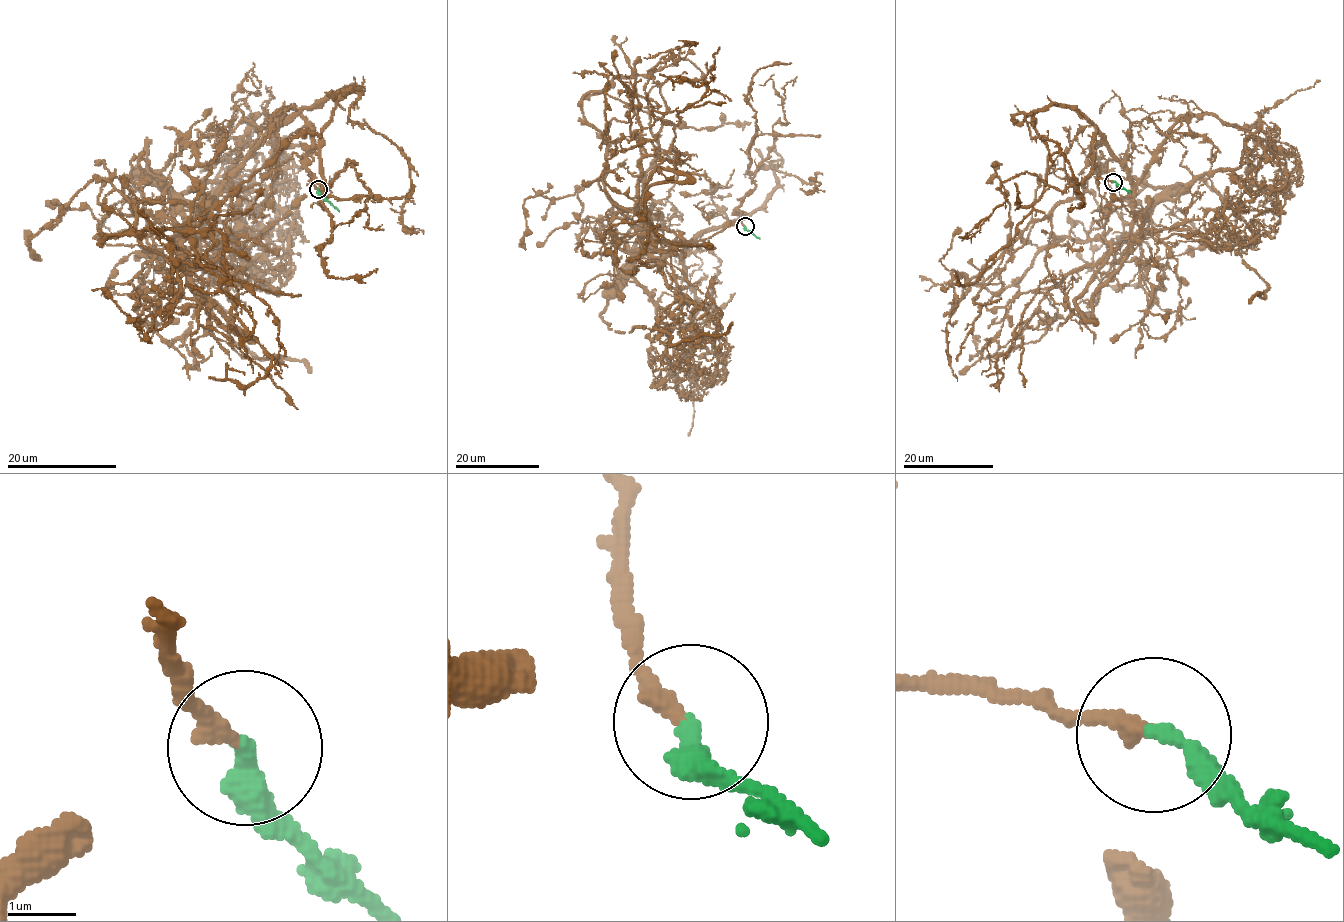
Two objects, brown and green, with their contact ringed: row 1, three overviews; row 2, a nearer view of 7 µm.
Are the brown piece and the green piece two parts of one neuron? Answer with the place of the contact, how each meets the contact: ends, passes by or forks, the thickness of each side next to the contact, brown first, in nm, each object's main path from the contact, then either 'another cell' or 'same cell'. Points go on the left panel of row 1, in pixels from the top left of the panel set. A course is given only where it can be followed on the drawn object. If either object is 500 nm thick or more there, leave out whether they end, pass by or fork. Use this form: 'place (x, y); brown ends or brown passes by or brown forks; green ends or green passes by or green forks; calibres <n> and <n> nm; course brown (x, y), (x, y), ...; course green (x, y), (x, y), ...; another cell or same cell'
place (318, 189); brown ends; green ends; calibres 280 and 320 nm; course brown (319, 189), (299, 115), (206, 205), (161, 178), (192, 145), (185, 231), (254, 322), (253, 373); course green (319, 189), (339, 211); same cell

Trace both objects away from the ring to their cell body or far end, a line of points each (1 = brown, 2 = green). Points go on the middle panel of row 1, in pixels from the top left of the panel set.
1: (745, 226), (737, 209), (687, 242), (624, 243), (653, 202), (648, 80), (694, 44)
2: (745, 226), (759, 239)

